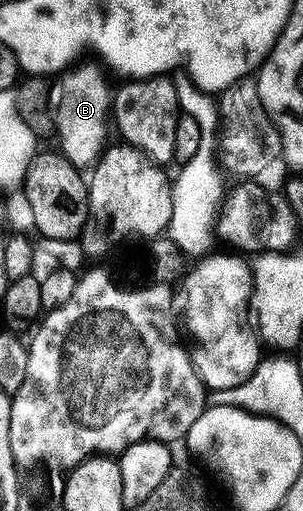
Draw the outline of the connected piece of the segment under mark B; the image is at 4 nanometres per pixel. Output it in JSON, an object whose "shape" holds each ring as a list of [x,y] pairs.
{"shape":[[[94,61],[71,64],[49,82],[48,109],[53,116],[53,132],[58,133],[62,156],[79,171],[85,170],[85,165],[93,166],[102,156],[108,145],[106,128],[112,125],[112,84],[106,78],[107,70]]]}

